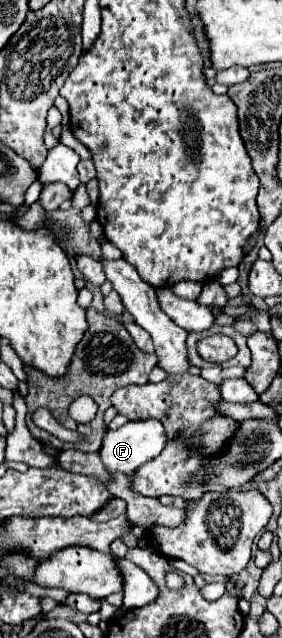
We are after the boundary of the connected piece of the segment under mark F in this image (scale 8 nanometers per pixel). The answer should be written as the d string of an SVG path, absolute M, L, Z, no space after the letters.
M148 419L148 421L128 421L126 425L122 425L116 431L106 431L98 453L100 453L100 459L108 473L132 475L138 467L142 467L144 463L148 463L156 455L160 455L164 447L166 447L166 433L164 433L162 423L156 419Z

